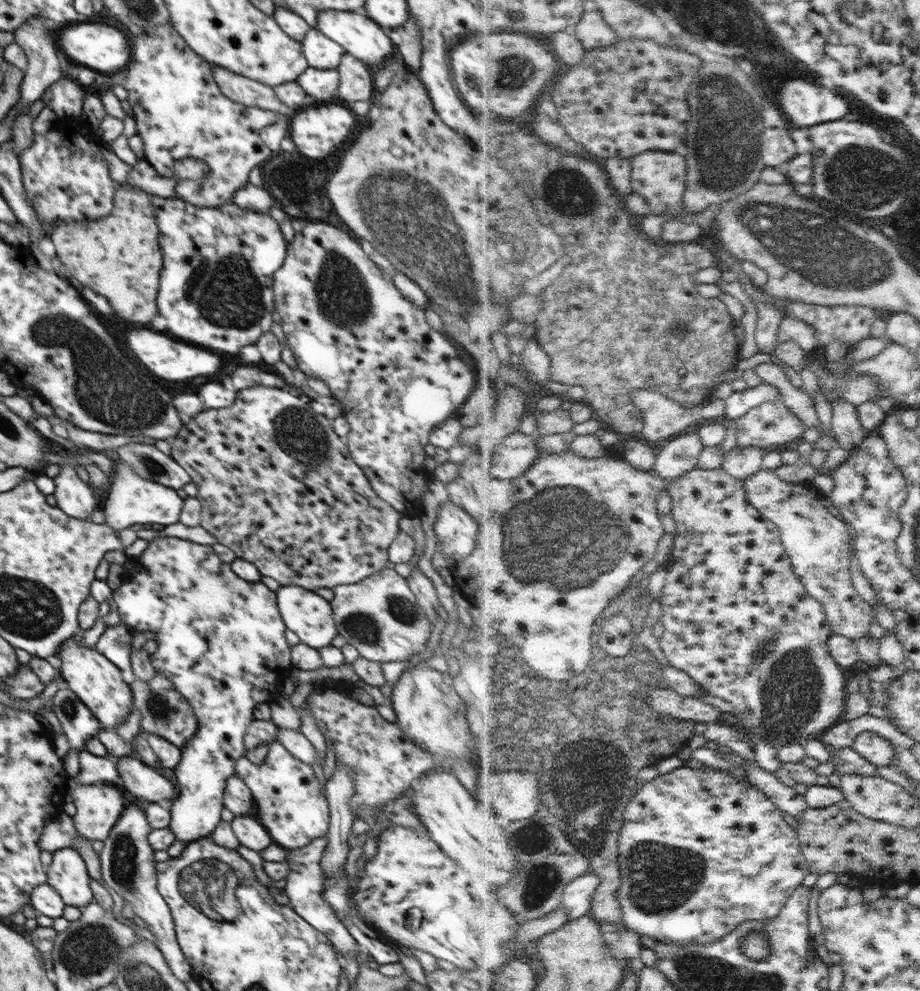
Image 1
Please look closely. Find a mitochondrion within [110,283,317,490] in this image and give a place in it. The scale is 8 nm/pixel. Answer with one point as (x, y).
(155, 468)

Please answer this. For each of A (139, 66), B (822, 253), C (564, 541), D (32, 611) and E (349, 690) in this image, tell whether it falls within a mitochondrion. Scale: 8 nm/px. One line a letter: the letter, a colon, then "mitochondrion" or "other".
A: other
B: mitochondrion
C: mitochondrion
D: mitochondrion
E: other

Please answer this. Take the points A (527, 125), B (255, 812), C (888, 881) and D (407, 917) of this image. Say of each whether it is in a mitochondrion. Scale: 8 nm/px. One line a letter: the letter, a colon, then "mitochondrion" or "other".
A: other
B: other
C: other
D: other

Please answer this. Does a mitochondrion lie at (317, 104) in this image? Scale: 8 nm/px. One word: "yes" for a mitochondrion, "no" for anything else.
no

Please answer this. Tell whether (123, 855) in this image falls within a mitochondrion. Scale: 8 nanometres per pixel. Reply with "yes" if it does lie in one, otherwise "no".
yes

